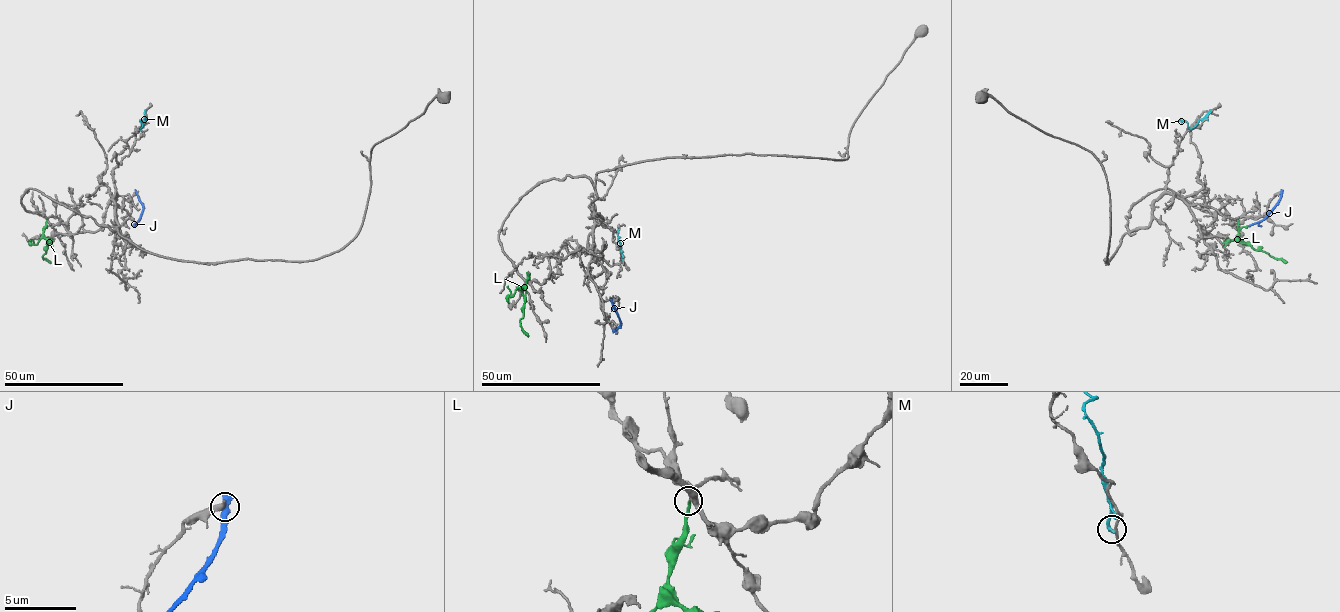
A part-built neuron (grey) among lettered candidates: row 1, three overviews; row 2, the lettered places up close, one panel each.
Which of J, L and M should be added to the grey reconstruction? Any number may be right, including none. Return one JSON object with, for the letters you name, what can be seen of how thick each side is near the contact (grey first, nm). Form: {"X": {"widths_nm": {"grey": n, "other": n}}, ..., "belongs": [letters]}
{"L": {"widths_nm": {"grey": 400, "other": 240}}, "belongs": ["L"]}

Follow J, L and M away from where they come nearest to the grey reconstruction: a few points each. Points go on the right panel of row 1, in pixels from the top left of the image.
J: (1281, 192), (1271, 211), (1262, 220), (1249, 225)
L: (1237, 220), (1240, 242), (1287, 262)
M: (1209, 113), (1191, 128), (1185, 120), (1179, 120)

